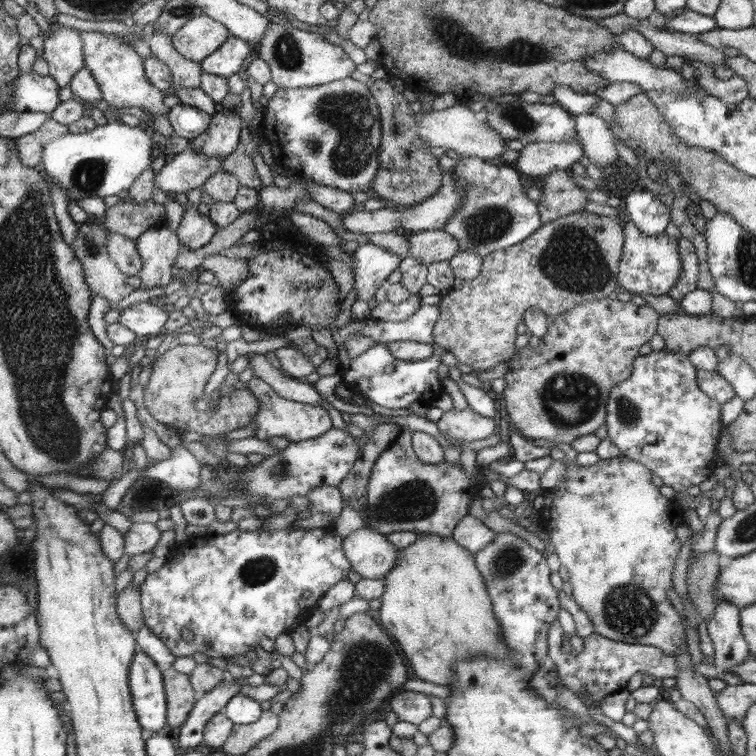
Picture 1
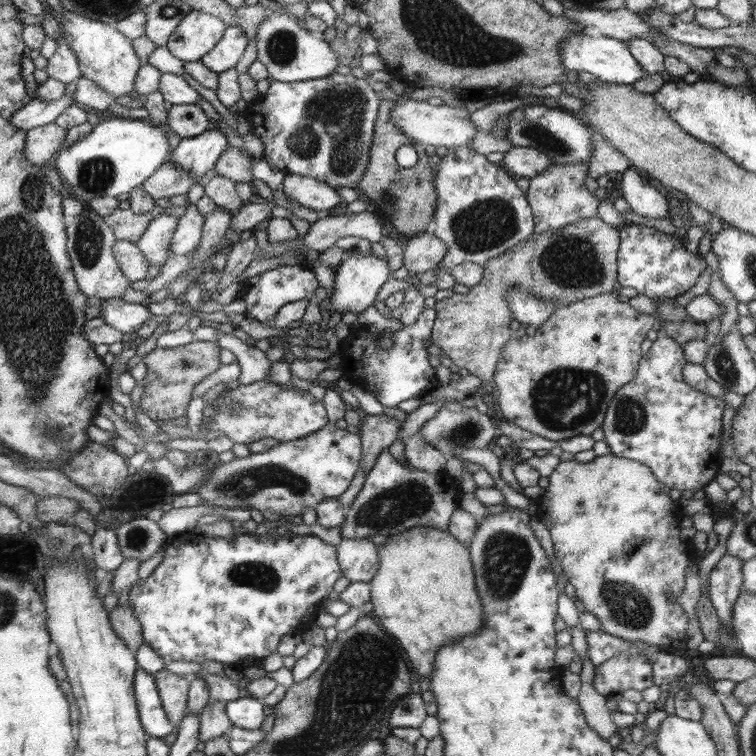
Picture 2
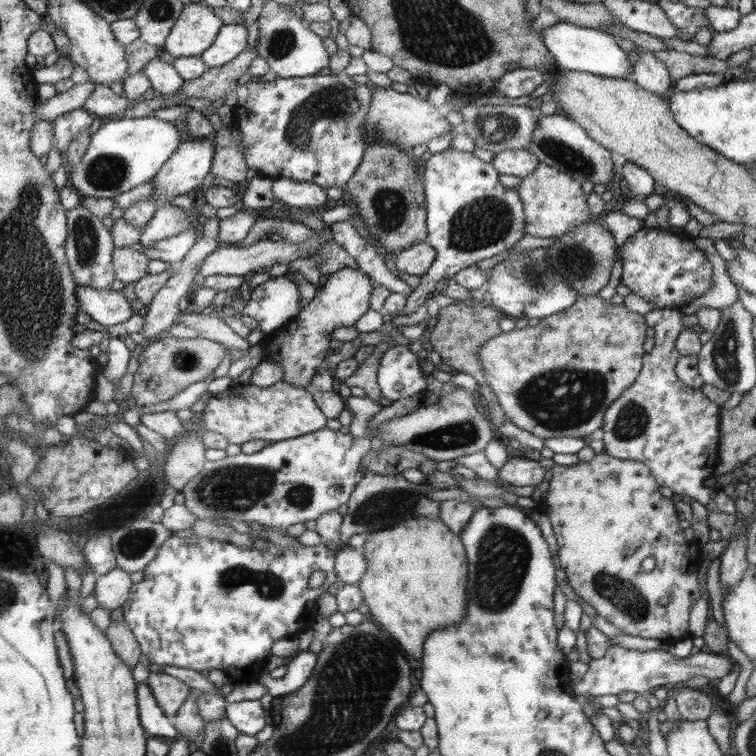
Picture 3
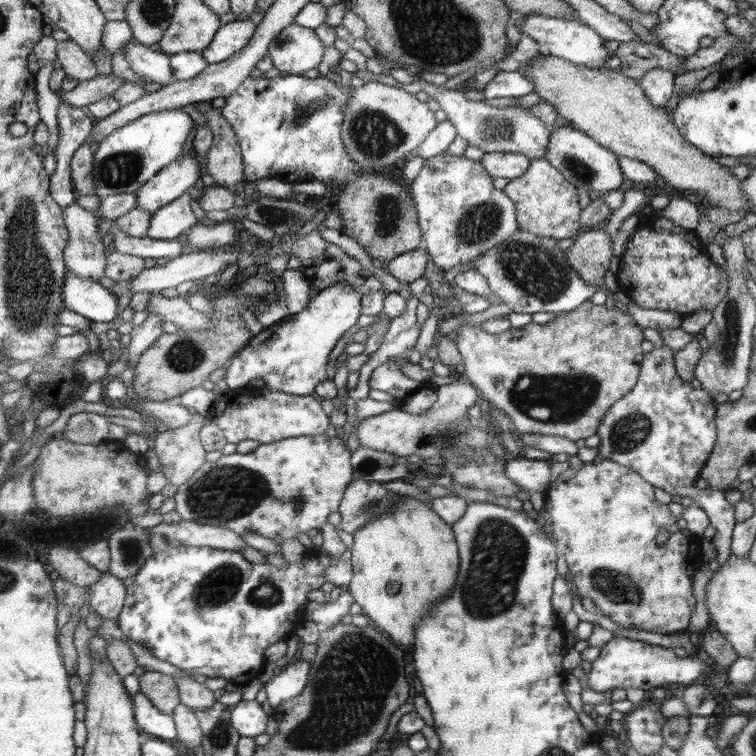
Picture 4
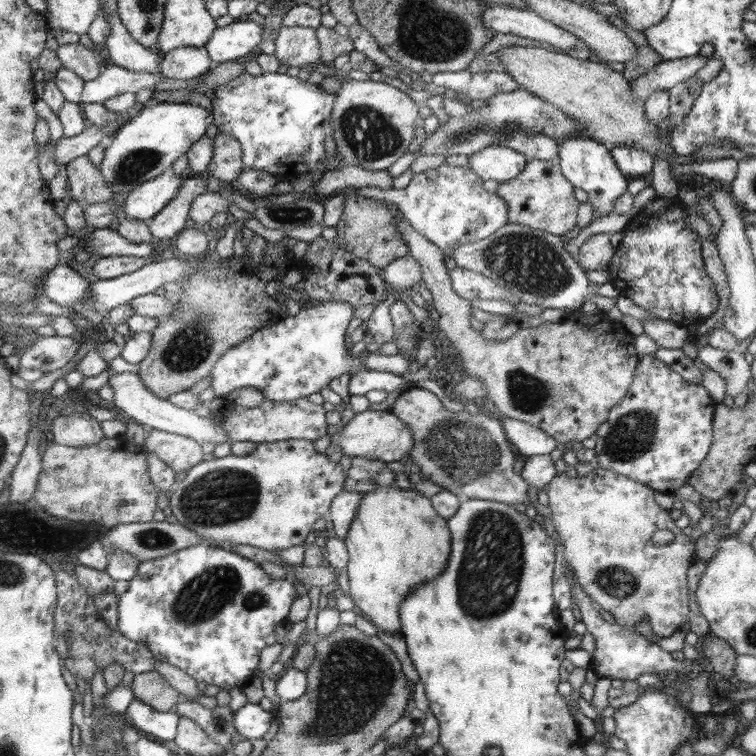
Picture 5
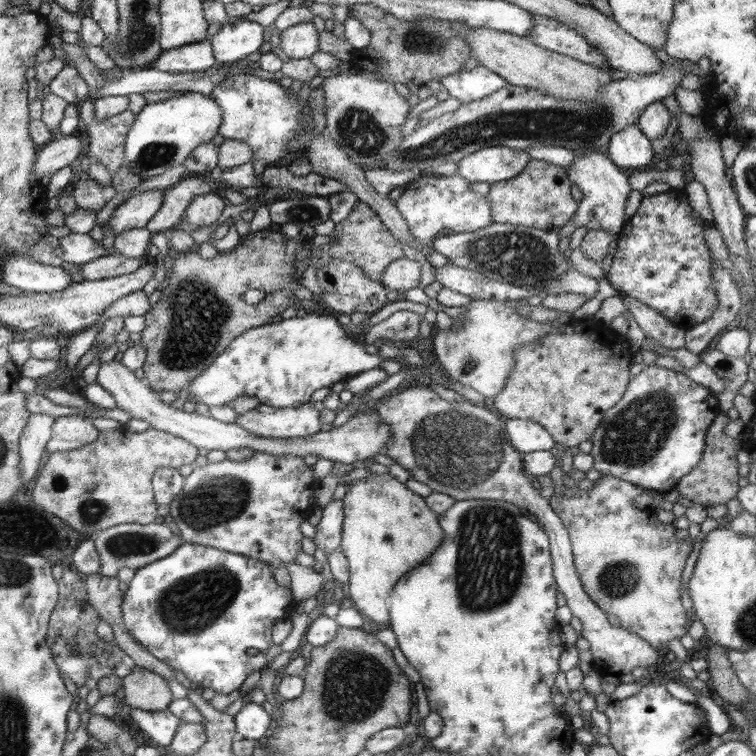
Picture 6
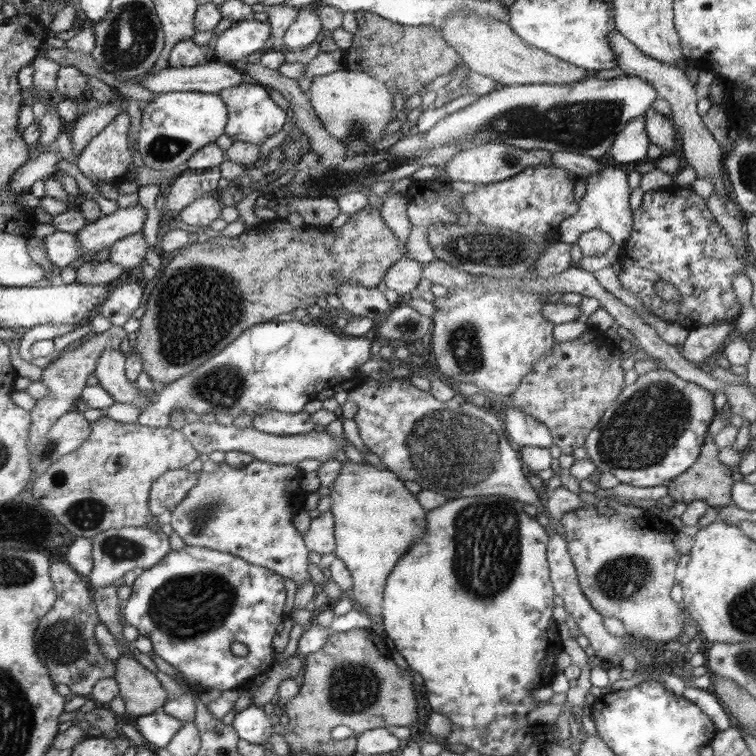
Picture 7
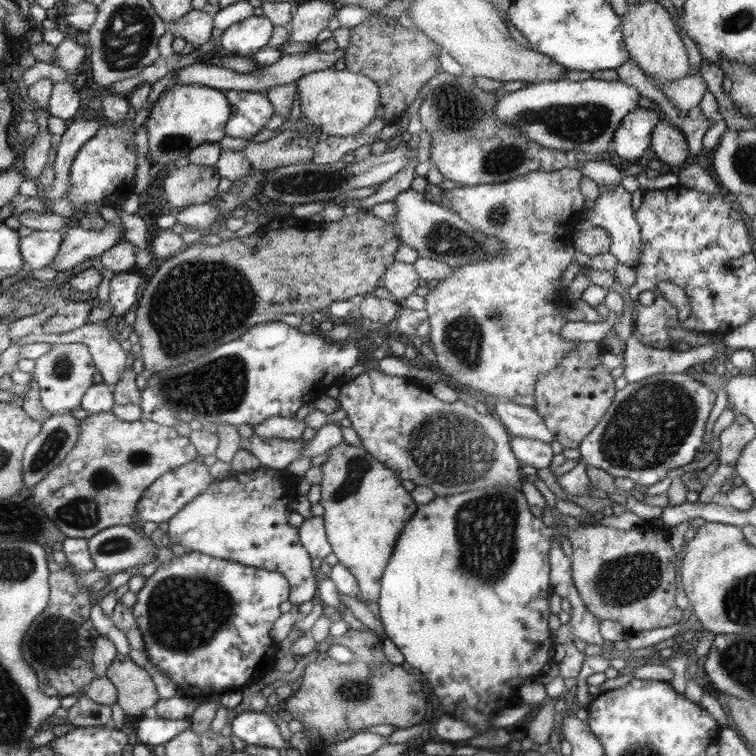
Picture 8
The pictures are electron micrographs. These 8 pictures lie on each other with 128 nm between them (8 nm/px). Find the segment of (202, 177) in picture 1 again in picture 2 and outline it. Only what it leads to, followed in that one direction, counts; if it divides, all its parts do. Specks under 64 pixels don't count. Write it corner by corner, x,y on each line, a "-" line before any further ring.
168,162
160,166
160,169
156,170
150,178
147,178
141,188
152,198
171,198
178,196
178,194
186,195
190,187
194,188
203,182
202,180
194,180
189,172
180,171
178,167
174,167
174,163

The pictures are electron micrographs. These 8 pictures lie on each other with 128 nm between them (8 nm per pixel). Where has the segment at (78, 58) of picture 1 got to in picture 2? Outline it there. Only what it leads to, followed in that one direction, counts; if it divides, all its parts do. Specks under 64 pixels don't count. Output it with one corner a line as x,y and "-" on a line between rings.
60,39
57,43
58,48
48,60
45,72
48,73
49,78
69,84
81,77
78,56
66,41

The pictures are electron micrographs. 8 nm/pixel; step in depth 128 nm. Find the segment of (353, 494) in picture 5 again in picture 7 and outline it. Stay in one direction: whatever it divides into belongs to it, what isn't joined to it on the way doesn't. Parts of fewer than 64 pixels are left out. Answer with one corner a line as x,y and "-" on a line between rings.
330,510
329,512
320,514
318,518
312,519
310,528
308,528
308,531
304,534
304,539
308,551
321,555
335,553
335,520

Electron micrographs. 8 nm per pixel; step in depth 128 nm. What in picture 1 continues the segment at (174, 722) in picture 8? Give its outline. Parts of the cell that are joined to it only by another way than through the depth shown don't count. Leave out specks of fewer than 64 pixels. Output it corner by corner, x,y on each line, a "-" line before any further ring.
138,648
129,669
129,682
135,710
144,732
150,738
167,723
167,693
163,673
156,663

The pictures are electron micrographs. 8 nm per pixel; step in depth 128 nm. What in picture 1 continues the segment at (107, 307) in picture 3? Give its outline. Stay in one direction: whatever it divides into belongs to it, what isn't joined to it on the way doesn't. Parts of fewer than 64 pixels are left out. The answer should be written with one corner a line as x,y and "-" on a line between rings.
139,302
122,309
117,322
137,334
138,339
142,341
148,338
148,334
167,332
164,328
166,320
168,313
164,311
162,305

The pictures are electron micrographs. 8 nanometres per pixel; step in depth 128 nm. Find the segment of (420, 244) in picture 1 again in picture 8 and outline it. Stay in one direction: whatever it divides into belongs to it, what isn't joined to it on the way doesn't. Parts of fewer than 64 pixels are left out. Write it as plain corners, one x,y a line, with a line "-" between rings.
394,261
383,274
381,285
392,293
393,300
406,299
418,288
419,274
413,263

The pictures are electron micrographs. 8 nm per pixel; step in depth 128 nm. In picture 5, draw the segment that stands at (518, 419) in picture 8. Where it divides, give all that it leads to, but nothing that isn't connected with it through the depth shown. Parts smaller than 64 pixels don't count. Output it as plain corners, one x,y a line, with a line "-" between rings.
503,417
501,421
506,427
508,438
523,457
550,455
550,452
558,446
558,441
553,436
550,436
546,431
540,430
537,426
506,417

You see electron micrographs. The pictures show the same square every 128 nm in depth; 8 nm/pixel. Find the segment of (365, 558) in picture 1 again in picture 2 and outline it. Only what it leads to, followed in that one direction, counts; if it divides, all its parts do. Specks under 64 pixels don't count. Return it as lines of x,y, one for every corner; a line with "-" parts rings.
368,538
342,539
337,546
340,567
350,582
370,582
378,572
378,545

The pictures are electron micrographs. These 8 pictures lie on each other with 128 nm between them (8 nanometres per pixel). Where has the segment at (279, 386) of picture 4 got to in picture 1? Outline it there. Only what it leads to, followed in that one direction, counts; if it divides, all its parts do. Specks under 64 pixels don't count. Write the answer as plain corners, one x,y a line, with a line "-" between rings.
373,243
359,245
353,252
353,289
358,299
369,302
381,286
386,286
388,276
399,267
400,258

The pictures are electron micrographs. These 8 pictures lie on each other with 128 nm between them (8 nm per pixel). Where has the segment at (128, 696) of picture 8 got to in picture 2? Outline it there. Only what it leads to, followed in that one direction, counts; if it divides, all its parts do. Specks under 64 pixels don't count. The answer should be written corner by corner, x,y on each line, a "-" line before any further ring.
164,669
153,675
162,699
163,709
175,726
179,726
187,716
187,702
190,700
191,681
189,677
181,676

